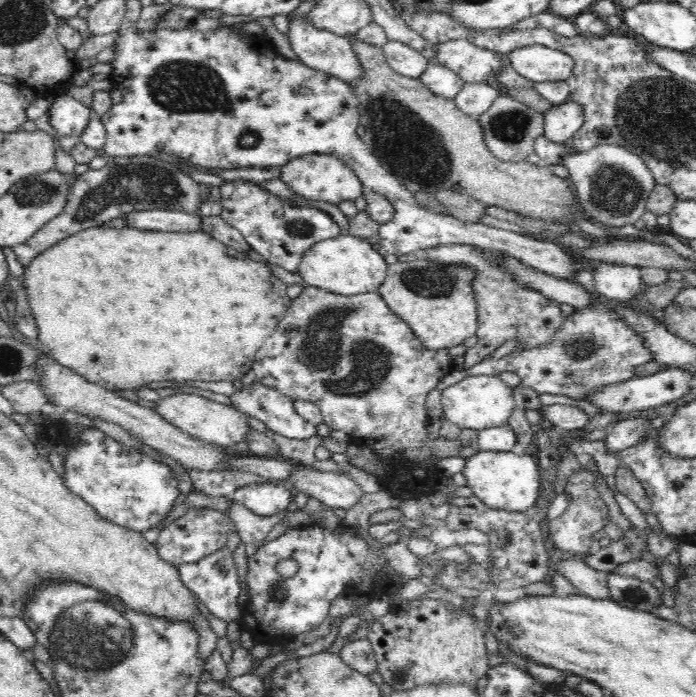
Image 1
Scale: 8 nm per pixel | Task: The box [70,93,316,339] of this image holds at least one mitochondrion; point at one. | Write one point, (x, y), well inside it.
(133, 183)

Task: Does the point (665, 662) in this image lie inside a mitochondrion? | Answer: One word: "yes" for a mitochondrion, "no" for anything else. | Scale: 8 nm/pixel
no

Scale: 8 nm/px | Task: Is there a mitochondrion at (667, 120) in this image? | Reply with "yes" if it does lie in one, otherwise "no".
yes

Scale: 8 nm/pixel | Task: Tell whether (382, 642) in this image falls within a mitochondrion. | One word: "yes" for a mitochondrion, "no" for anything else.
no

